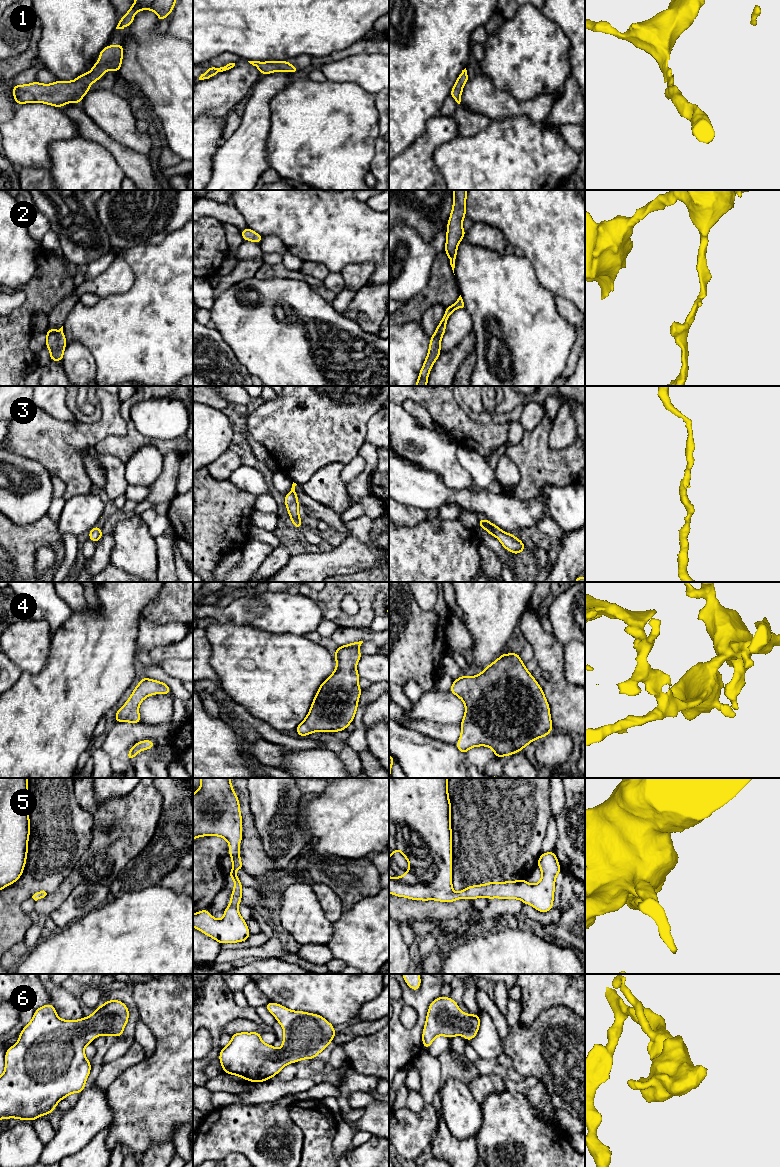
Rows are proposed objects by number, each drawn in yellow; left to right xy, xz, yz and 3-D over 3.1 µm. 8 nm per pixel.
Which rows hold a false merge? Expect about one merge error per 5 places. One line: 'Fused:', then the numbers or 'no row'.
Fused: no row

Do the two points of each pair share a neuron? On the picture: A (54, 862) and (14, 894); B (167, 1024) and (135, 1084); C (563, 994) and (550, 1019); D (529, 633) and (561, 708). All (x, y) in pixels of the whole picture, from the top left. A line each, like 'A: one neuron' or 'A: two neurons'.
A: one neuron
B: one neuron
C: two neurons
D: one neuron

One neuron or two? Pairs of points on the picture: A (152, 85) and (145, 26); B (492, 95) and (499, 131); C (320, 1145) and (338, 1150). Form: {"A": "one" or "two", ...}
{"A": "one", "B": "two", "C": "two"}

